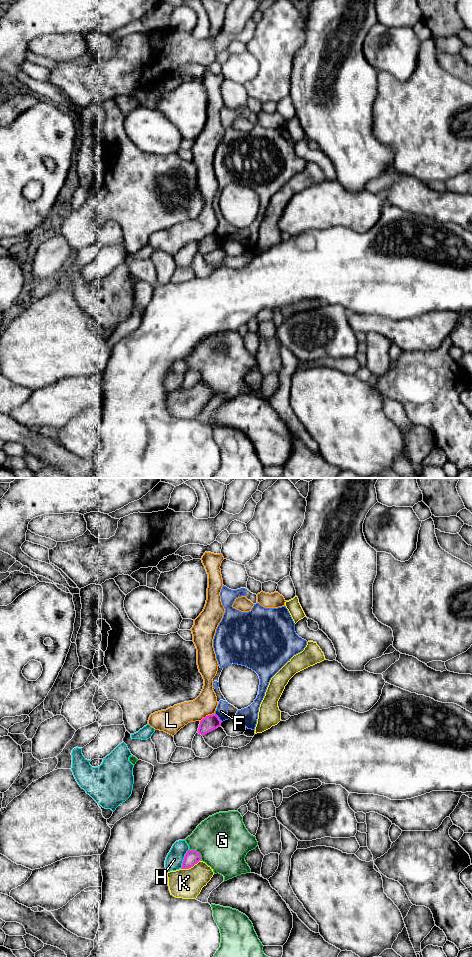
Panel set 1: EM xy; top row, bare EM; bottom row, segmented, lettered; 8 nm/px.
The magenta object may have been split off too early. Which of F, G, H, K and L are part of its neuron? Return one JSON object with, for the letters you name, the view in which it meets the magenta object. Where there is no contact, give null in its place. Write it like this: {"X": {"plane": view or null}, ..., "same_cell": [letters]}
{"same_cell": []}

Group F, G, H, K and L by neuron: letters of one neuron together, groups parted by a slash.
F / G / H / K / L

